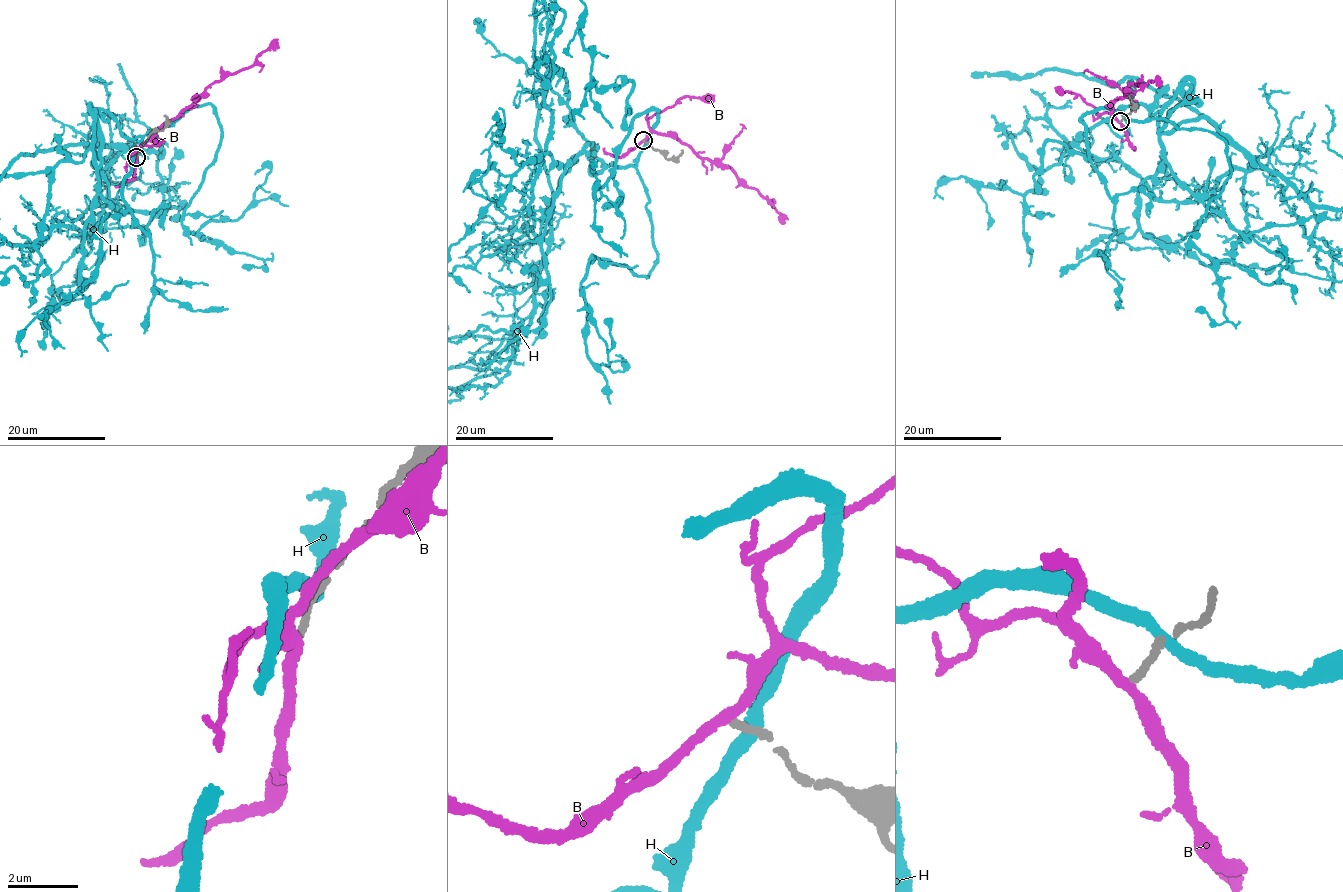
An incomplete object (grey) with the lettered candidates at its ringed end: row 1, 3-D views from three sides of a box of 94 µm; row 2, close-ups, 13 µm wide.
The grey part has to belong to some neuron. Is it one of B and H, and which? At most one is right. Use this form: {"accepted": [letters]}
{"accepted": []}

